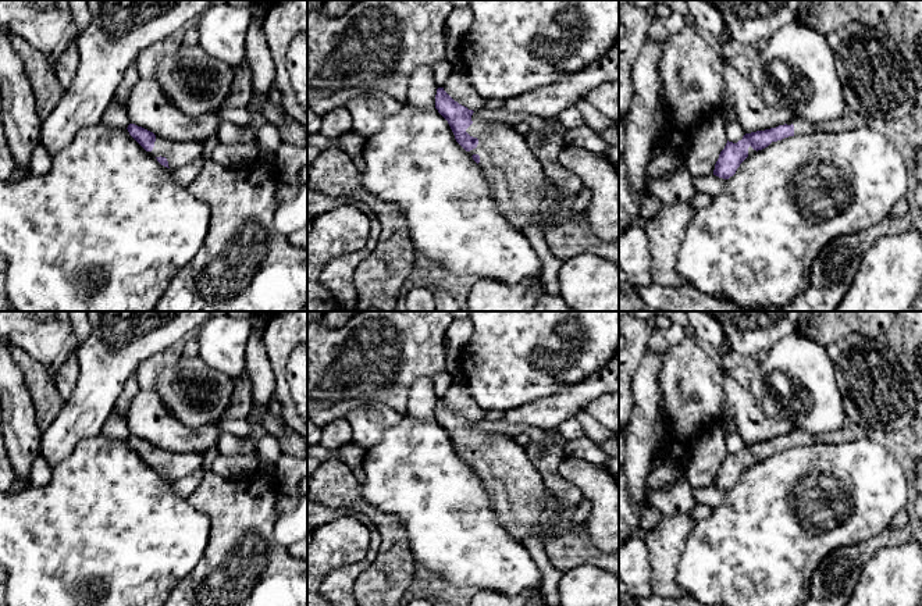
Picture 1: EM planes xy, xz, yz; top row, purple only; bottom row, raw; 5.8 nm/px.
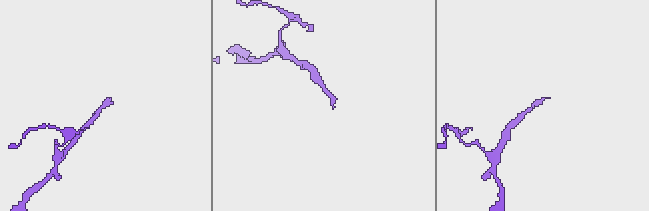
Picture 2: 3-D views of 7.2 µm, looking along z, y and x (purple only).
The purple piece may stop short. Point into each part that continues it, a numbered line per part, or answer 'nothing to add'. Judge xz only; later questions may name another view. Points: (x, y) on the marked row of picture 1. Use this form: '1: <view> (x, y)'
1: xz (520, 185)

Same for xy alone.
1: xy (178, 153)

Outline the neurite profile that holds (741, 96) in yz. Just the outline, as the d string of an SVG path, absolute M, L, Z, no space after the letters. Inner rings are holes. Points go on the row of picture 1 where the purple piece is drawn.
M725 65L723 79L722 110L731 108L734 111L736 121L741 125L744 135L776 128L797 118L787 108L769 107L750 78L743 76L731 65Z

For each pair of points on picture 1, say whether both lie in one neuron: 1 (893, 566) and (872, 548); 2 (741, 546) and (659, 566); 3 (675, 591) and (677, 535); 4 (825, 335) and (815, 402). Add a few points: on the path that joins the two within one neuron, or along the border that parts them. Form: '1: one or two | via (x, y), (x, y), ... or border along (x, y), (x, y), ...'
1: two | border along (907, 539), (882, 546), (858, 580)
2: two | border along (690, 531), (676, 573), (676, 583), (684, 591)
3: one | via (668, 577), (668, 549)
4: two | border along (797, 330), (825, 348)

